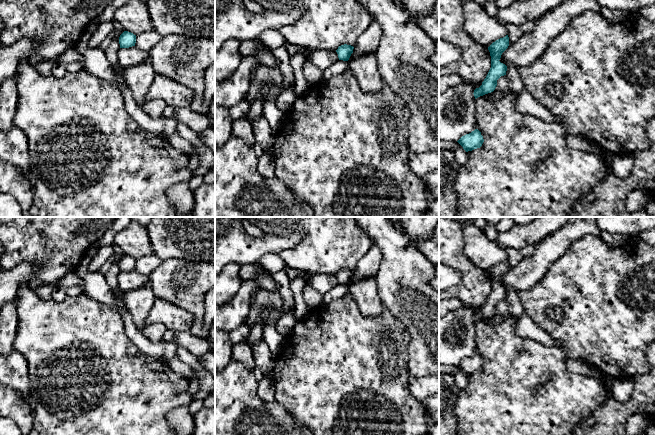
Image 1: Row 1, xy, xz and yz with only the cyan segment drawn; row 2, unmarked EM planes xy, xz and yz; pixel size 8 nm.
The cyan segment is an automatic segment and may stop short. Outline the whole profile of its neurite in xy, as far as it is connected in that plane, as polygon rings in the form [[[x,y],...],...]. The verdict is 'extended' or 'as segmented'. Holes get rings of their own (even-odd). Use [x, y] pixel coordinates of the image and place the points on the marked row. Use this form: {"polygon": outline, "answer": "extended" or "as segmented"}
{"polygon": [[[124,31],[119,37],[120,48],[129,48],[135,46],[136,35],[131,32]]], "answer": "as segmented"}

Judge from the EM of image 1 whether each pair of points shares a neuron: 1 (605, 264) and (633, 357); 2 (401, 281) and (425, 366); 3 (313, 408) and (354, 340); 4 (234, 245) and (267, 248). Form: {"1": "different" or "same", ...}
{"1": "same", "2": "same", "3": "same", "4": "same"}

